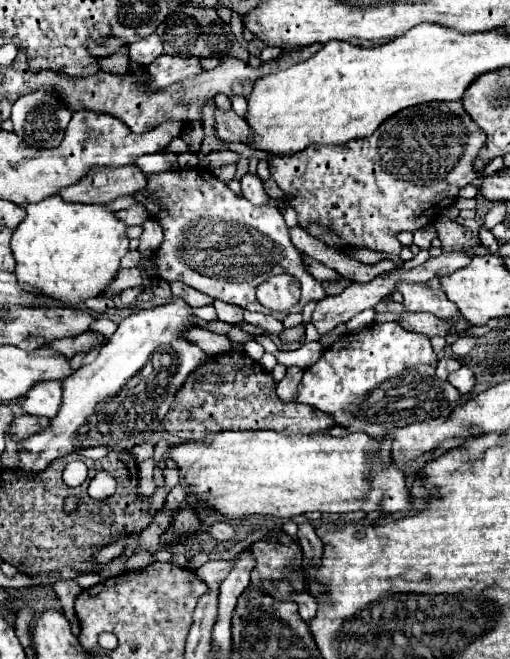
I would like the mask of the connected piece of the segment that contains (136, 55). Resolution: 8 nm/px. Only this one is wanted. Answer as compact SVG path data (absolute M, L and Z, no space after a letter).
M151 34L139 42L129 44L129 58L141 66L151 64L161 54L163 54L163 44L157 34Z

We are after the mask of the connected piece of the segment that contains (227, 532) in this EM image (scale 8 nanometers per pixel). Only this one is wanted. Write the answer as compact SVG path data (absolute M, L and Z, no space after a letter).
M221 522L221 524L213 524L213 526L209 528L209 534L211 534L213 538L221 540L221 542L225 542L225 540L233 540L233 538L235 538L235 530L233 530L233 526L231 526L231 524L225 524L225 522Z

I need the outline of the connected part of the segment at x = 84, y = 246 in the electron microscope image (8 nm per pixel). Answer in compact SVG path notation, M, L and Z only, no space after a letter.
M53 194L41 202L25 204L27 216L11 238L17 260L17 278L31 292L43 292L67 306L77 306L89 296L99 296L119 270L119 260L129 250L127 224L103 204L65 202Z

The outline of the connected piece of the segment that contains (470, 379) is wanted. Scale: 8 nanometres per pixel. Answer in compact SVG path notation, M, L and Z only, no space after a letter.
M461 366L461 368L459 368L457 372L453 372L447 380L449 380L461 394L471 392L473 386L475 386L475 376L473 376L473 372L471 372L467 366Z

